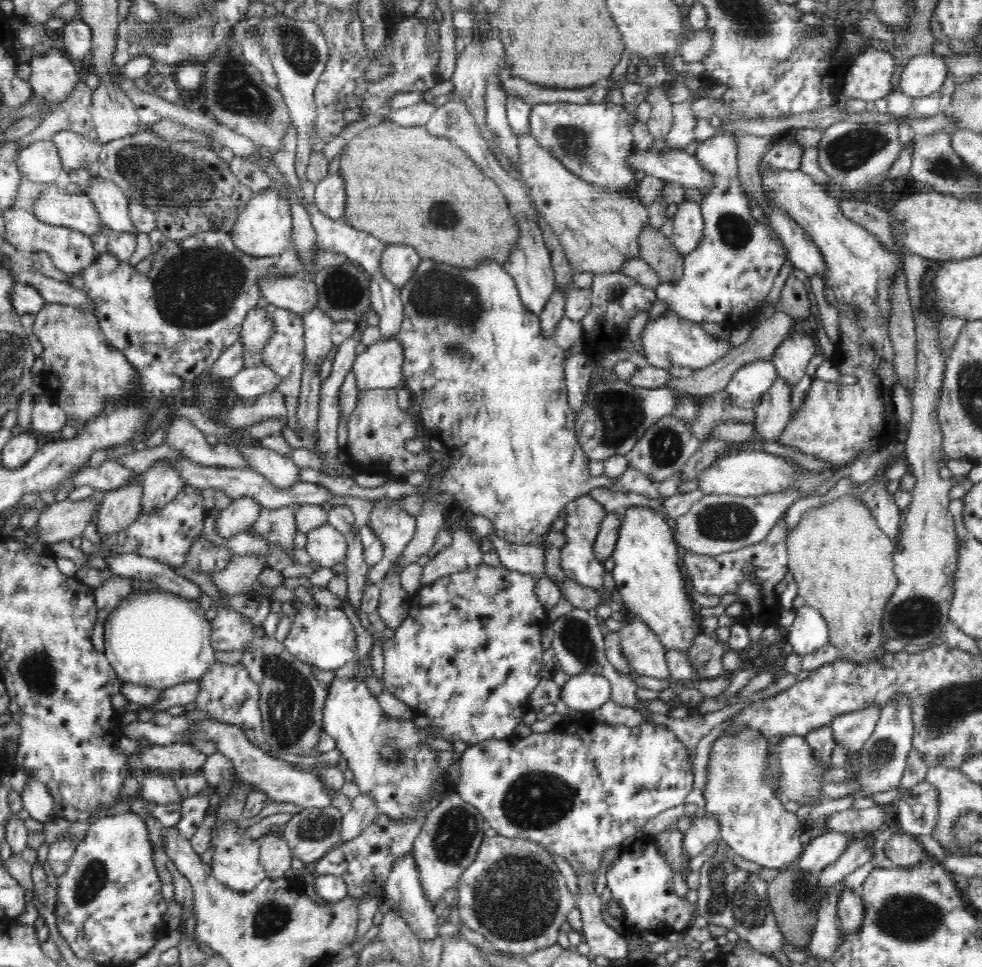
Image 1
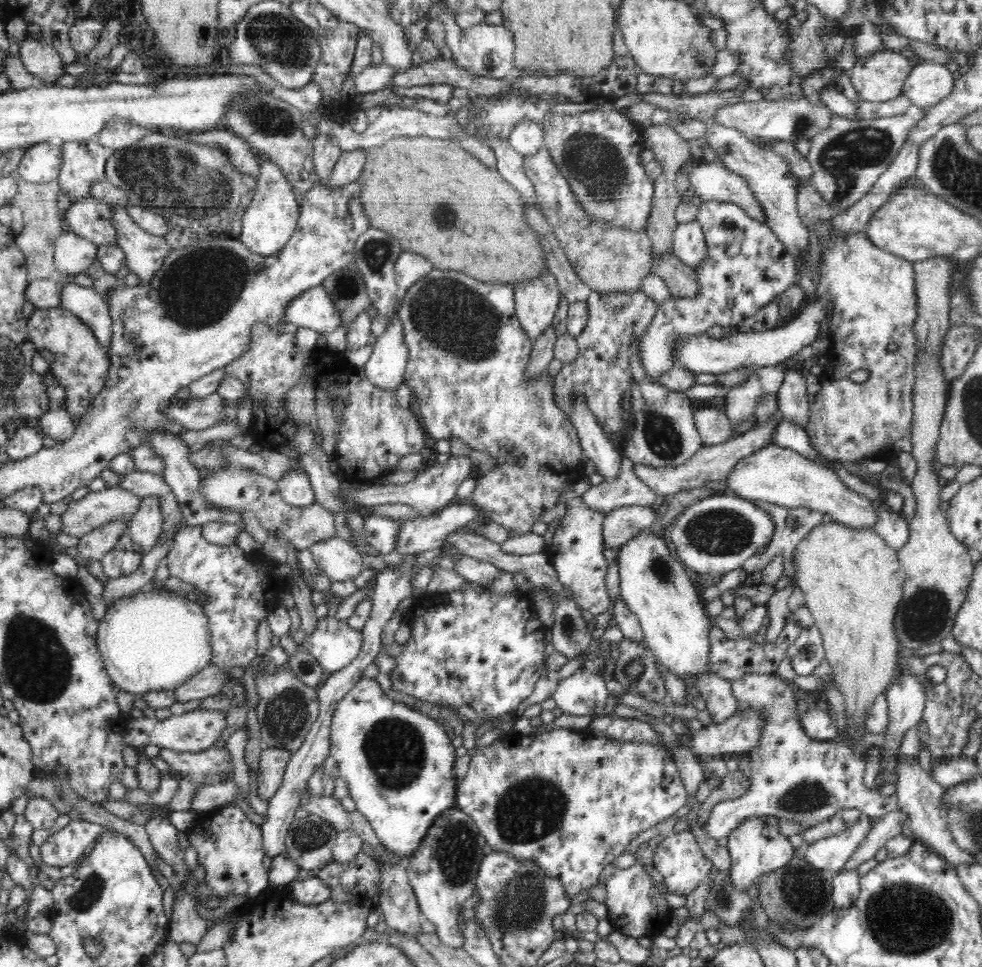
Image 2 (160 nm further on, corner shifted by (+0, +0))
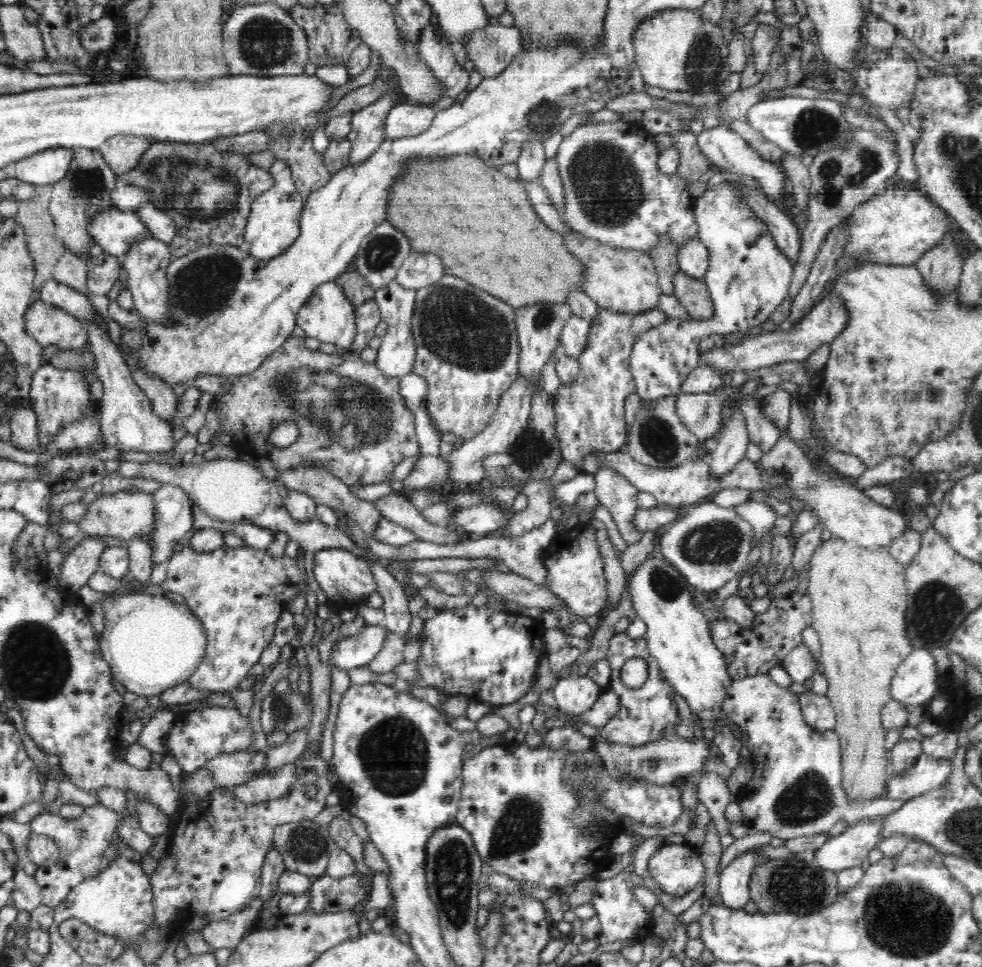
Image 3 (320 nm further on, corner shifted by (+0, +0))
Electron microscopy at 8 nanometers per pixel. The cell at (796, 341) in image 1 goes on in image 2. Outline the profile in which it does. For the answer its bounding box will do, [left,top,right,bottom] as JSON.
[777,367,810,428]

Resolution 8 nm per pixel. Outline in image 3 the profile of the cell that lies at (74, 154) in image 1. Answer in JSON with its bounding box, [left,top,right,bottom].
[49,148,118,261]

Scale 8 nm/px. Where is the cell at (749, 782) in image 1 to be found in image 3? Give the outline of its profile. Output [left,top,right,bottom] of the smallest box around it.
[719,849,770,910]

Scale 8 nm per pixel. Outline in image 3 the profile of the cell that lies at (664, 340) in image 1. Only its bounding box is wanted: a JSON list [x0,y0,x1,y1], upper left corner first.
[707,294,848,372]

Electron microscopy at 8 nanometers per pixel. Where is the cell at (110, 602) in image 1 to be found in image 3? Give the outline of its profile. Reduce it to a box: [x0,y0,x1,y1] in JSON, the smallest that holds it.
[152,483,194,564]

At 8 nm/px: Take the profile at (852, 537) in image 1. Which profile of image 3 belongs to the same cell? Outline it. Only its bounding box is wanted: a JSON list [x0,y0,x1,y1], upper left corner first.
[807,538,913,805]

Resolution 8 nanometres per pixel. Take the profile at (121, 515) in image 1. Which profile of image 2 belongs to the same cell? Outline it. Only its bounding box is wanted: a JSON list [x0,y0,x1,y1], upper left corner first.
[77,521,128,567]

